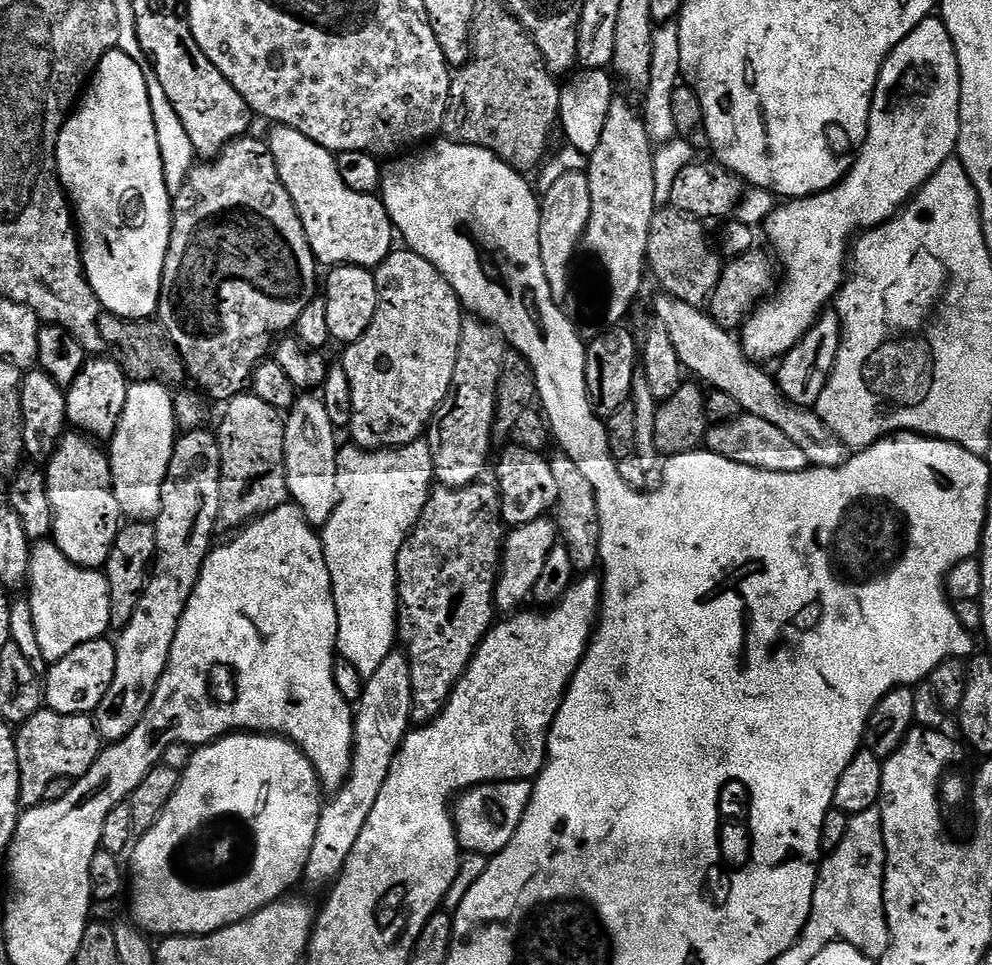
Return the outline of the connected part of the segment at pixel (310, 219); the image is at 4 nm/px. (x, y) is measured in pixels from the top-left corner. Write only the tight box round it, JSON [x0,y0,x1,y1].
[266,126,394,270]

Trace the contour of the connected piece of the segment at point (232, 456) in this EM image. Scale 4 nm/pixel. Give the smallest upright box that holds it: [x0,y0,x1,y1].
[220,394,289,530]

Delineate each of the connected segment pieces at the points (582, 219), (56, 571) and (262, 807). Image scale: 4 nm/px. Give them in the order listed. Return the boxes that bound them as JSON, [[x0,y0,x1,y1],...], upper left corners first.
[[540,172,590,306],[26,539,112,662],[130,734,322,938]]

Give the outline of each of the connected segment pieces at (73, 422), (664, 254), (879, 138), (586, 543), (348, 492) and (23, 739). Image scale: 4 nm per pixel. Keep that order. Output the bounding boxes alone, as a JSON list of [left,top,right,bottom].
[[64,354,130,442],[648,206,722,305],[738,18,960,362],[549,452,600,574],[322,438,436,678],[16,710,102,810]]

